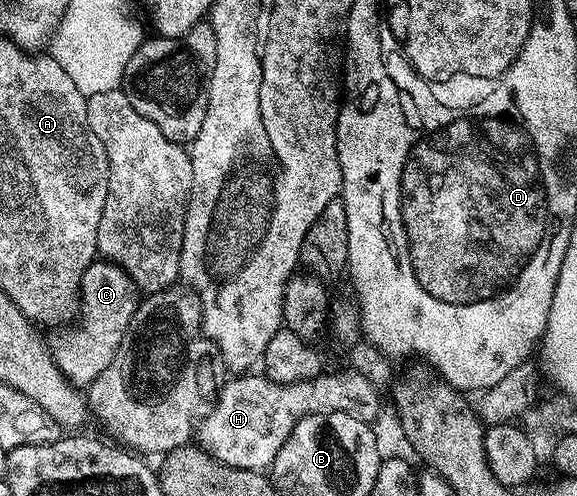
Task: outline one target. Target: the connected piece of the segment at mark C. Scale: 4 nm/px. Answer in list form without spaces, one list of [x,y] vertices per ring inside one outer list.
[[[94,260],[81,277],[79,317],[73,331],[57,328],[48,335],[47,345],[59,372],[78,388],[87,388],[115,360],[119,344],[123,344],[131,320],[137,311],[139,291],[133,281],[114,262]]]

